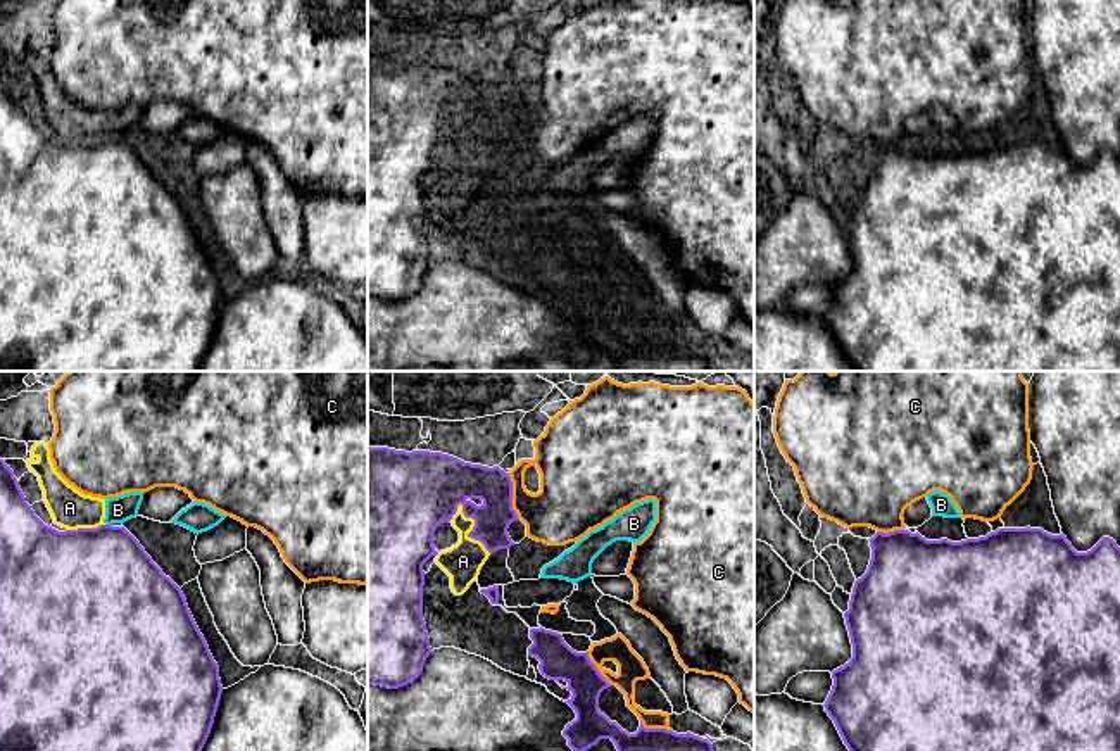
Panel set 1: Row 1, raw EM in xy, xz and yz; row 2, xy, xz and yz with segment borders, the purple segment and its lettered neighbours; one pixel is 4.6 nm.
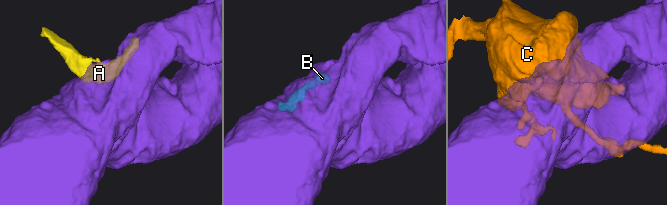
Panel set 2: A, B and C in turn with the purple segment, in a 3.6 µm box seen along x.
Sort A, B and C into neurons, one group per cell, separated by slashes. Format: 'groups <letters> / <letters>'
groups A B / C

